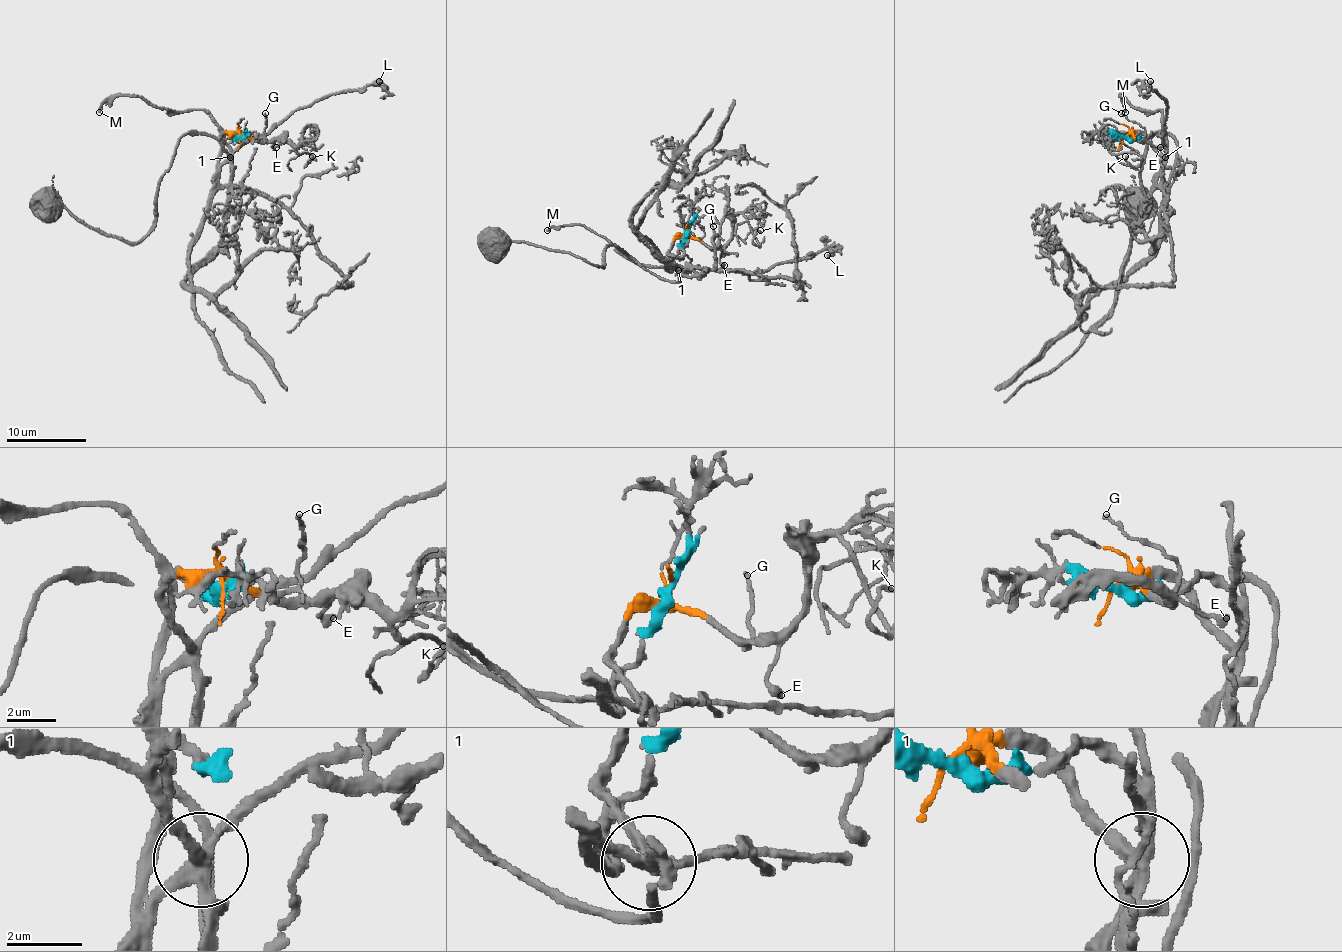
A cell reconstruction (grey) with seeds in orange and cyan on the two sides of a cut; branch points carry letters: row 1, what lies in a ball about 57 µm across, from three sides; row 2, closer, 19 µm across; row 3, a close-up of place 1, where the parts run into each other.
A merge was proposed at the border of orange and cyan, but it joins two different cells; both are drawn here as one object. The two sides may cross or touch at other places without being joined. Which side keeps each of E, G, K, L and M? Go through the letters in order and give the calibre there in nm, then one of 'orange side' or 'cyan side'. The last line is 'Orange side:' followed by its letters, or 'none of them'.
E: calibre 320 nm; orange side
G: calibre 140 nm; orange side
K: calibre 160 nm; orange side
L: calibre 170 nm; cyan side
M: calibre 170 nm; cyan side
Orange side: E, G, K

